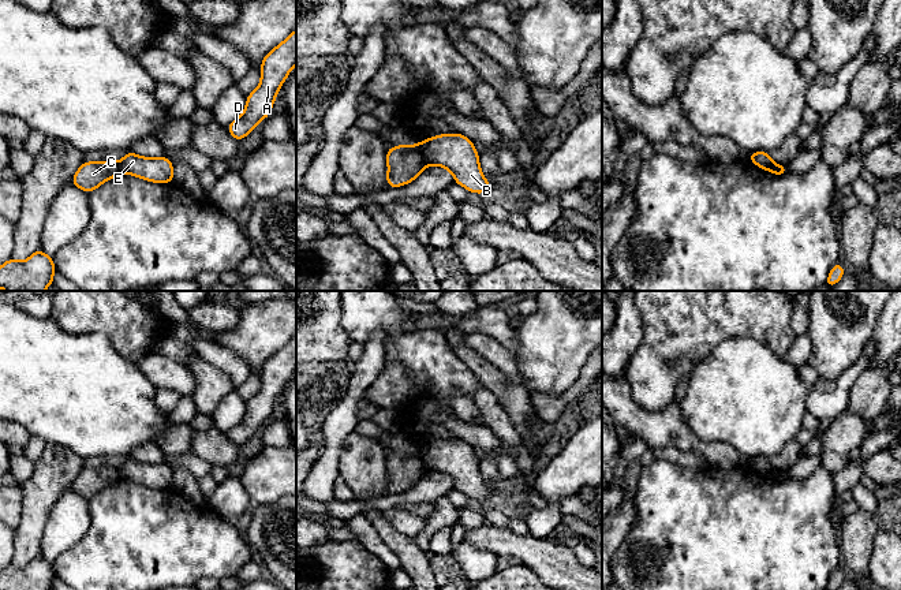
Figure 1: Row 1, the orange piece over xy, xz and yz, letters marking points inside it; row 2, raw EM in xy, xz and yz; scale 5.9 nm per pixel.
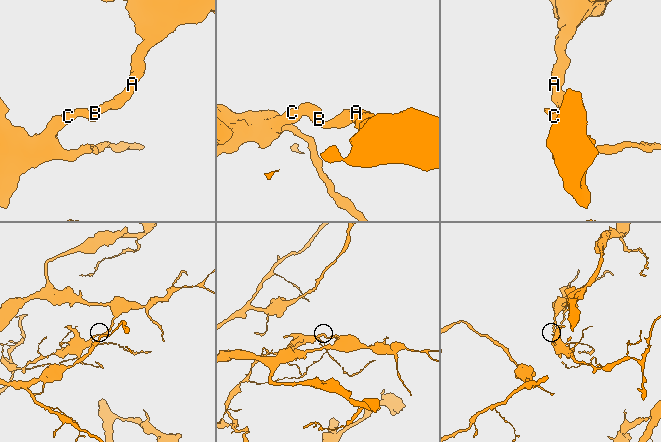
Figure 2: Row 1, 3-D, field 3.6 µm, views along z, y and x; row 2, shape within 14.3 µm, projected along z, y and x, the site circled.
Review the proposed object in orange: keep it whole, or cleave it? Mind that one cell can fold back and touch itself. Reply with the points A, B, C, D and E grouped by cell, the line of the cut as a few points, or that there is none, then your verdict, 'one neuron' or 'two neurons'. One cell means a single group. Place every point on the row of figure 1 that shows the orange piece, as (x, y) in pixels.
groups A B D E / C; cut xz (415, 145), (426, 163); two neurons

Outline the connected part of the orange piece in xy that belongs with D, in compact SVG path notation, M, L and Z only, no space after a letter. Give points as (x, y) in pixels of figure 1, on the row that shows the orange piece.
M296 29L276 48L269 51L261 63L261 83L246 96L243 113L225 130L240 142L254 127L272 113L277 93L296 64Z

